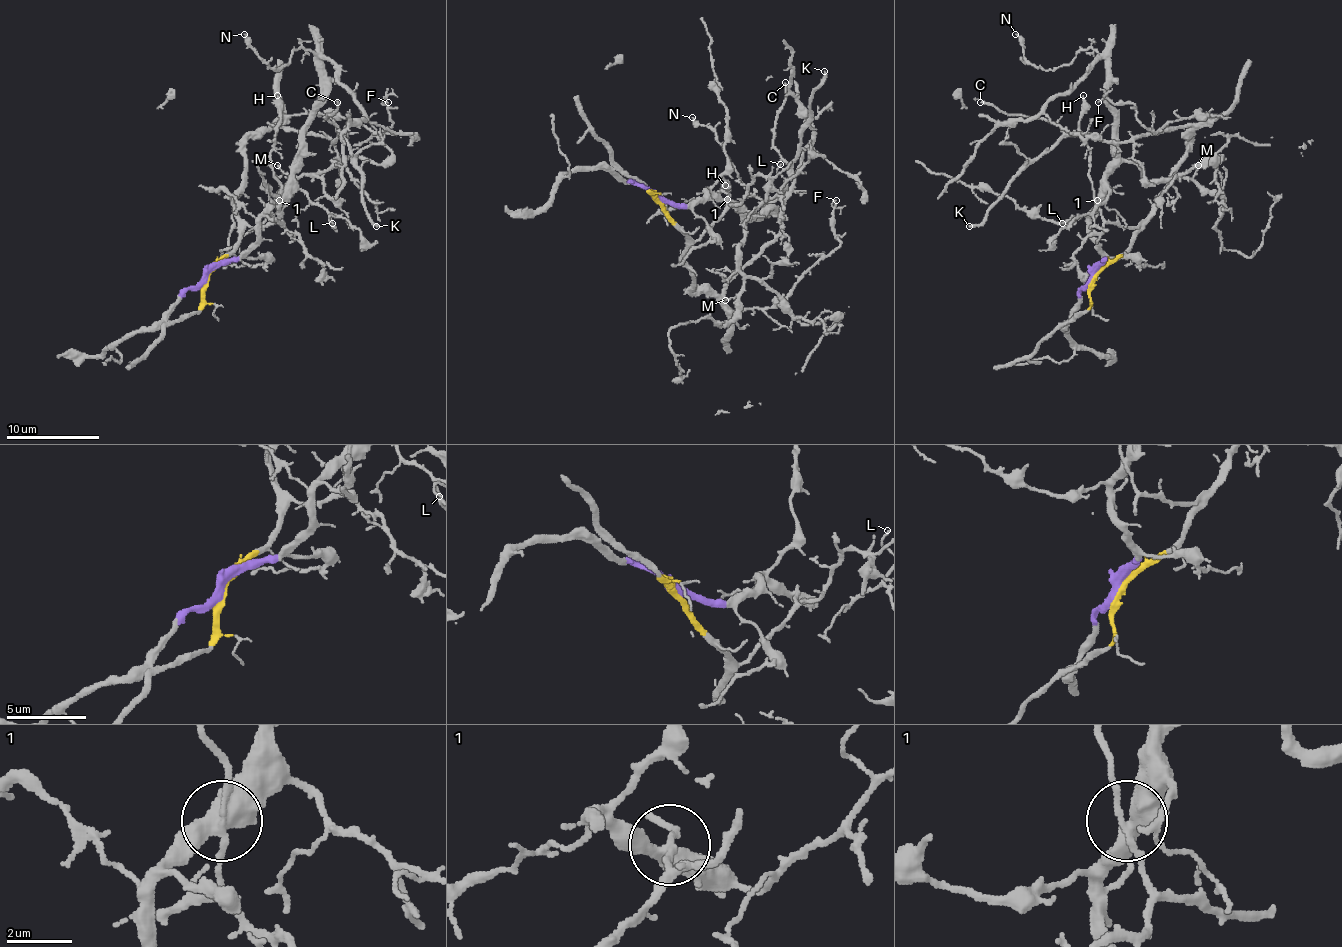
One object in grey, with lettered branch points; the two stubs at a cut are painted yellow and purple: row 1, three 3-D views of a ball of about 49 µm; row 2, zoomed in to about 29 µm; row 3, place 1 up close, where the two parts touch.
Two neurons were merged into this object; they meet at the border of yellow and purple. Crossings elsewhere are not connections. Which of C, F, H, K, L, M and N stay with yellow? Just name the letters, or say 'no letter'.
C, F, H, K

